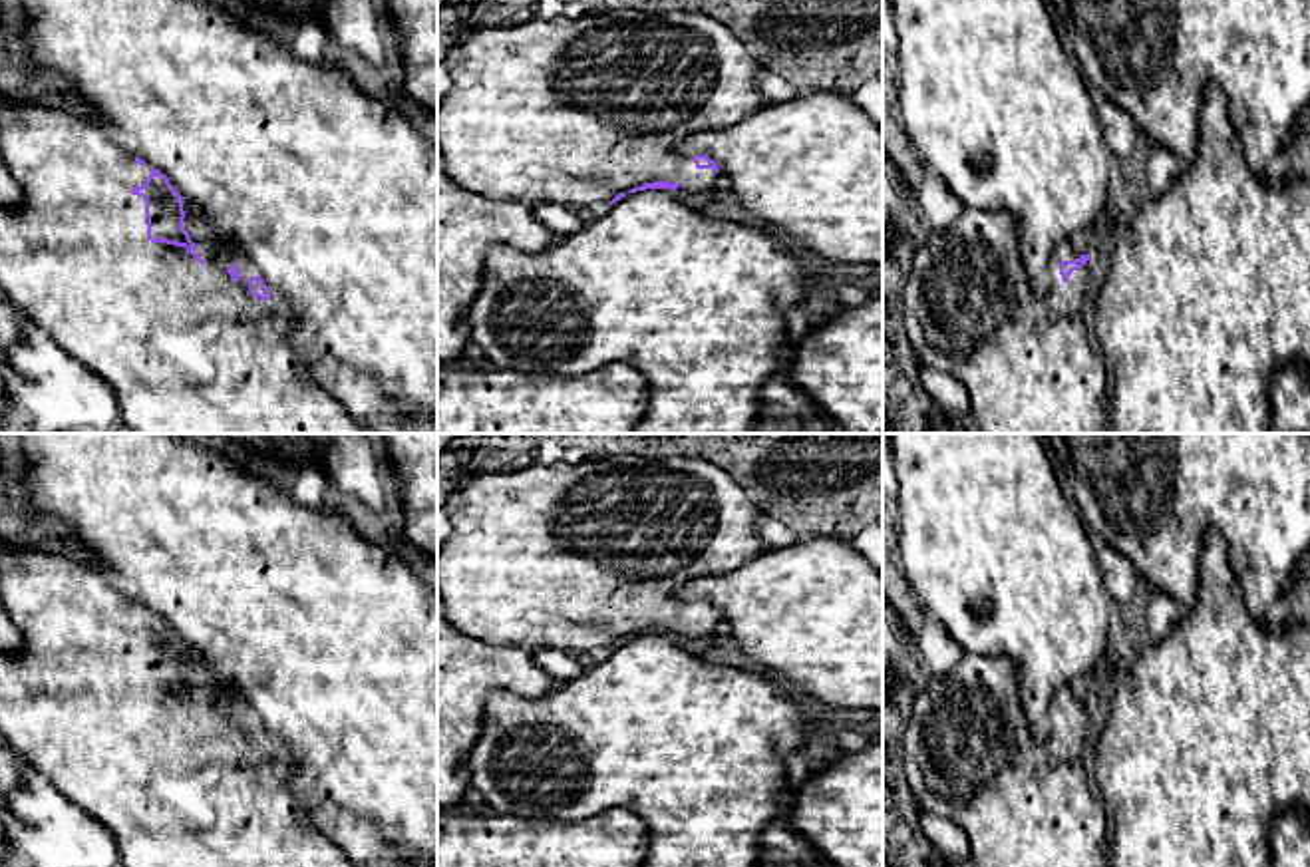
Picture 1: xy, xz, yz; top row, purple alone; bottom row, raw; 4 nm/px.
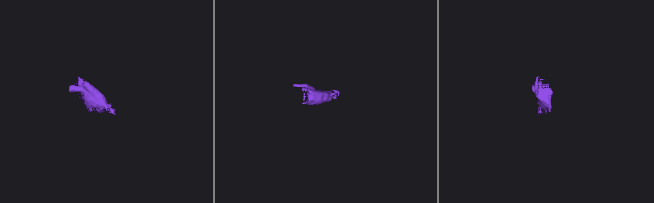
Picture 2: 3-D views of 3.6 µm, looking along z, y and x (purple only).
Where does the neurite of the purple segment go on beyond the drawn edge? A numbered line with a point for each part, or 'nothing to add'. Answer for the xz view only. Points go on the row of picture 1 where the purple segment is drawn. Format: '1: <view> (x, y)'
1: xz (569, 110)

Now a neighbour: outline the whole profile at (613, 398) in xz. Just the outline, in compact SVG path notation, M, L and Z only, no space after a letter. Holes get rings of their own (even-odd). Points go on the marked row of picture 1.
M624 362L580 376L437 366L437 434L634 434L648 402L648 380Z

